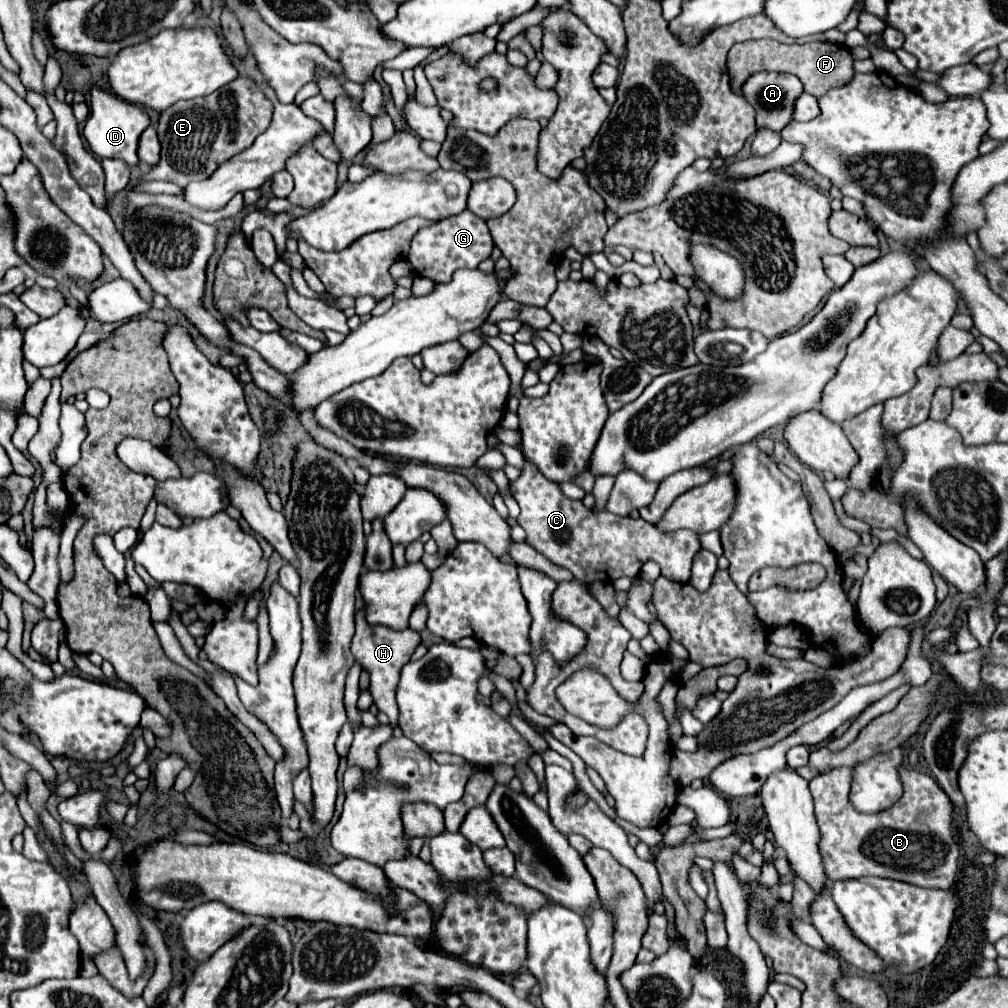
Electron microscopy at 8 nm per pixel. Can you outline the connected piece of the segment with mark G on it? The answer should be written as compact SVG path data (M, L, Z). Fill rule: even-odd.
M463 211L455 217L447 217L431 227L421 229L413 241L409 251L409 261L417 273L433 279L435 283L447 283L457 269L475 269L483 259L487 259L493 251L493 239L487 231L485 219L473 215L471 211Z

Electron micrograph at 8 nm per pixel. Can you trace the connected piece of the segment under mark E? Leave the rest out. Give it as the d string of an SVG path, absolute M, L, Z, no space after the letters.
M237 77L207 97L179 101L167 107L167 111L161 111L157 125L161 161L141 179L171 181L179 187L185 187L191 181L207 179L221 163L251 147L255 137L269 127L271 115L273 103L263 95L251 77Z

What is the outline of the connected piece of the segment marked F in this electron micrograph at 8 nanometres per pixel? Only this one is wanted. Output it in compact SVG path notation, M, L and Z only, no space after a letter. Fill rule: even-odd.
M759 39L759 41L745 41L737 43L729 51L727 59L729 75L731 75L731 89L737 95L743 95L743 83L759 71L777 71L777 73L793 73L801 79L803 87L807 93L813 97L823 95L831 87L841 87L845 85L853 71L853 55L851 49L843 43L827 43L827 41L817 41L817 43L805 43L805 45L785 45L775 39Z

